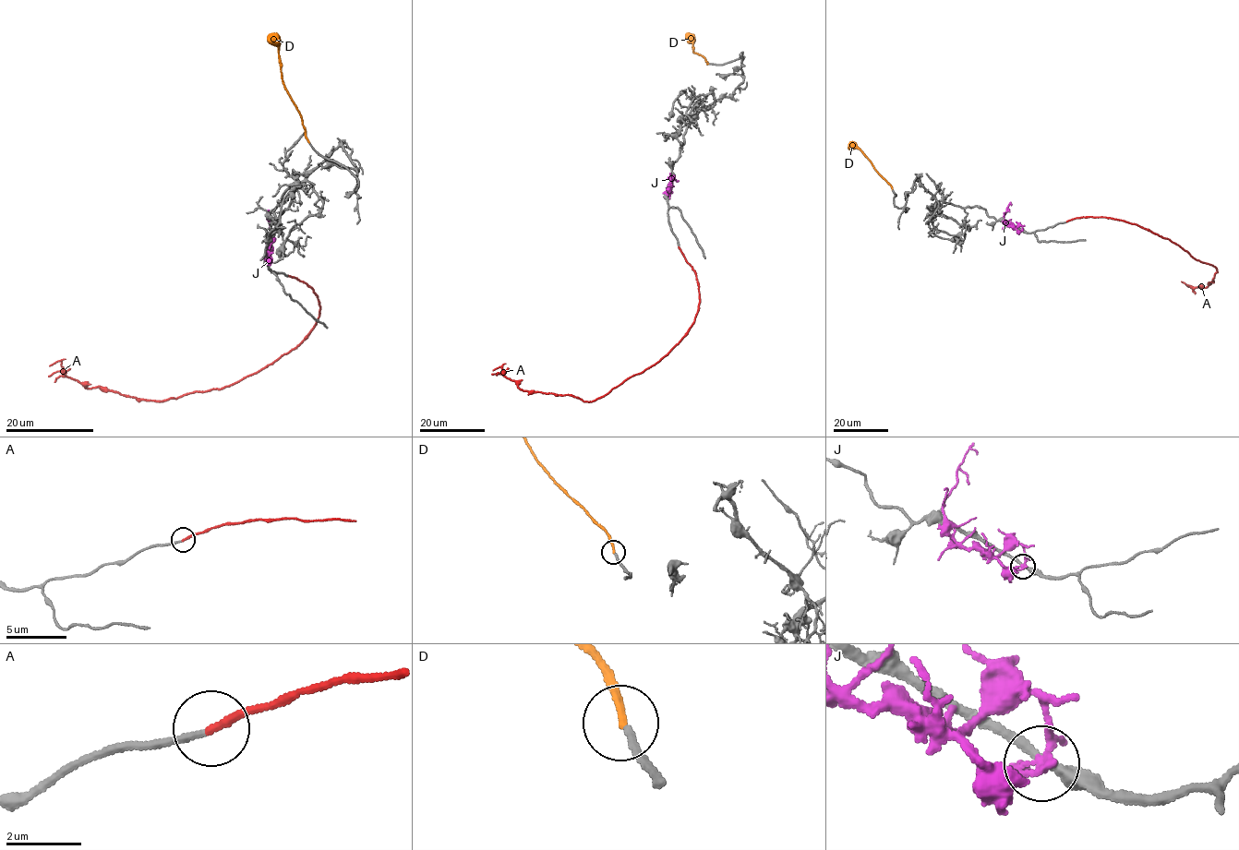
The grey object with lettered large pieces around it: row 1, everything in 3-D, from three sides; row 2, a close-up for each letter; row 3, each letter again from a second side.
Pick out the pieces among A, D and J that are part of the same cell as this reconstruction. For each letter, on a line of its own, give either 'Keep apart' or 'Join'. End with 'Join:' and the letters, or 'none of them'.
A: Join
D: Keep apart
J: Keep apart
Join: A

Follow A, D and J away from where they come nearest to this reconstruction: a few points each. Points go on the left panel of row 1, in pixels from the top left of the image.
A: (287, 275), (312, 289), (316, 325), (289, 353), (233, 384), (137, 400), (89, 389), (60, 361), (50, 365)
D: (308, 142), (301, 115), (282, 81), (278, 49), (269, 38)
J: (265, 259), (270, 255), (272, 239), (268, 210)

